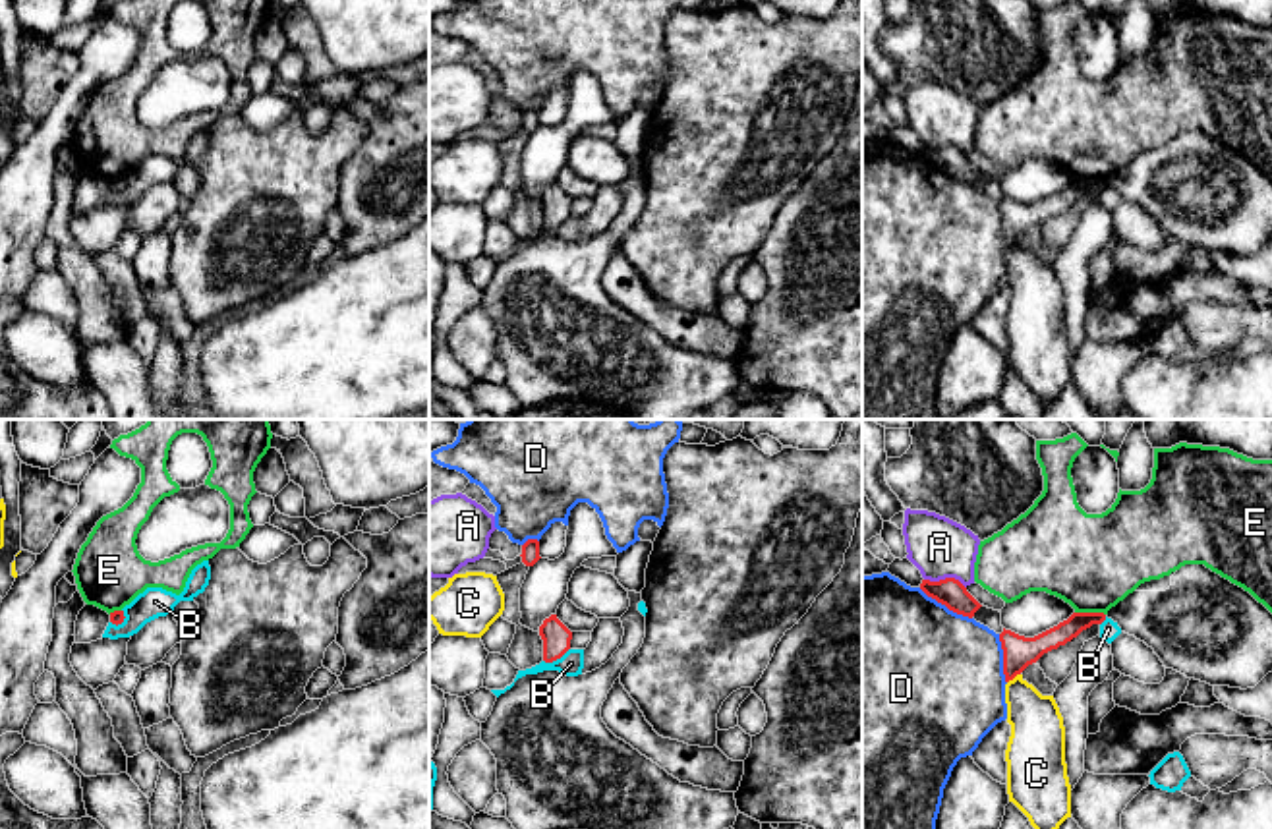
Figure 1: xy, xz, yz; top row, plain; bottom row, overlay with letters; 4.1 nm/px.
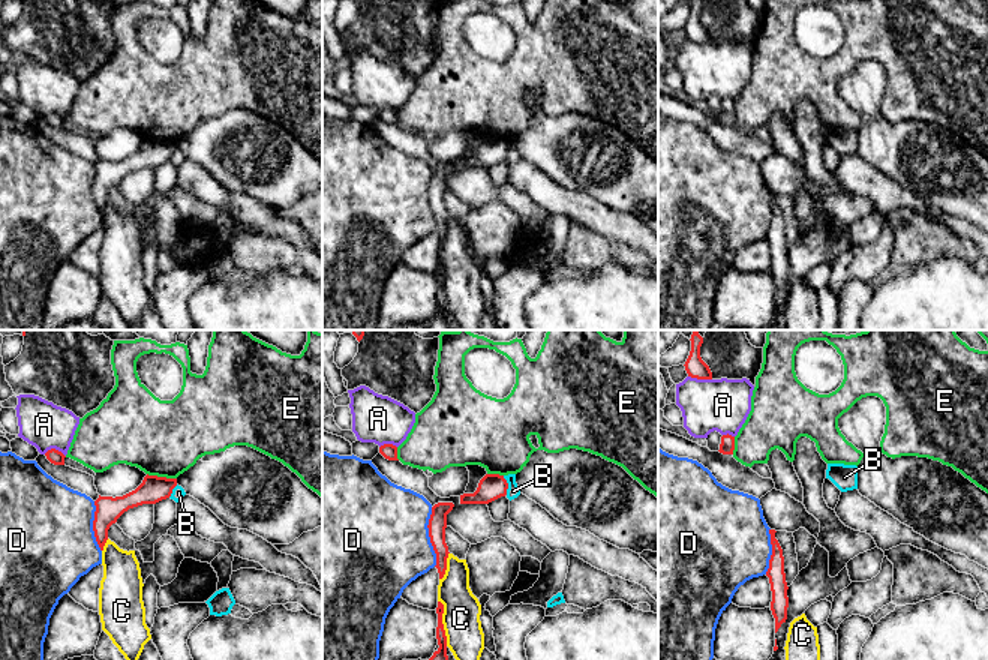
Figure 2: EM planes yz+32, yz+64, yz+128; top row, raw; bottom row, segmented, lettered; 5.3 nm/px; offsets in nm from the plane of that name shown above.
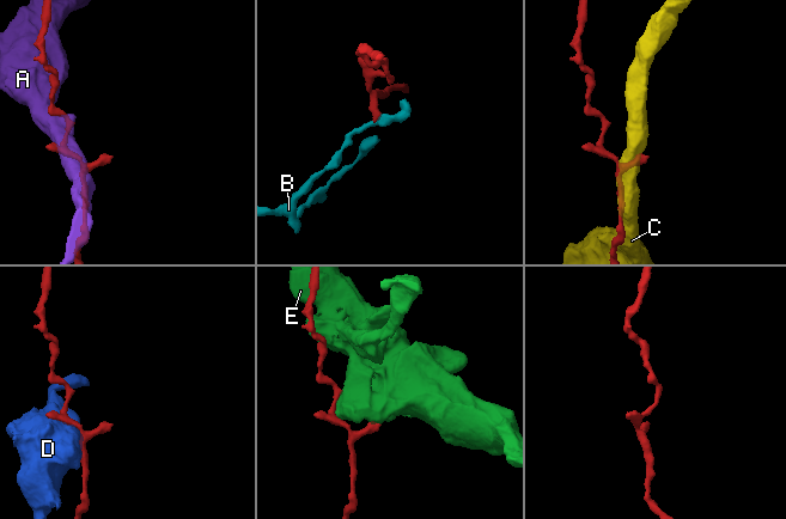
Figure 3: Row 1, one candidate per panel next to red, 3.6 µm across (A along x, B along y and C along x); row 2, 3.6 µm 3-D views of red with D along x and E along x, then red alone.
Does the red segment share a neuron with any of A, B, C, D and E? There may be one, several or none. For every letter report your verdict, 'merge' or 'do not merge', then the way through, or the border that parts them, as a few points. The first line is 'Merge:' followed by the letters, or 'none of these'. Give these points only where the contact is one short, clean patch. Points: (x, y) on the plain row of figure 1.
Merge: none of these
A: do not merge
B: do not merge; border along xz (569, 215), (559, 225), (544, 228)
C: do not merge
D: do not merge
E: do not merge

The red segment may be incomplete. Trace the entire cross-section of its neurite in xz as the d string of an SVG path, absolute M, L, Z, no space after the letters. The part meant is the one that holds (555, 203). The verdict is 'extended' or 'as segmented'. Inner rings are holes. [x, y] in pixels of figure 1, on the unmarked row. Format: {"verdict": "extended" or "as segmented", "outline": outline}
{"verdict": "as segmented", "outline": "M557 182L543 187L539 203L543 207L545 230L561 226L570 216L572 199L557 186Z"}

